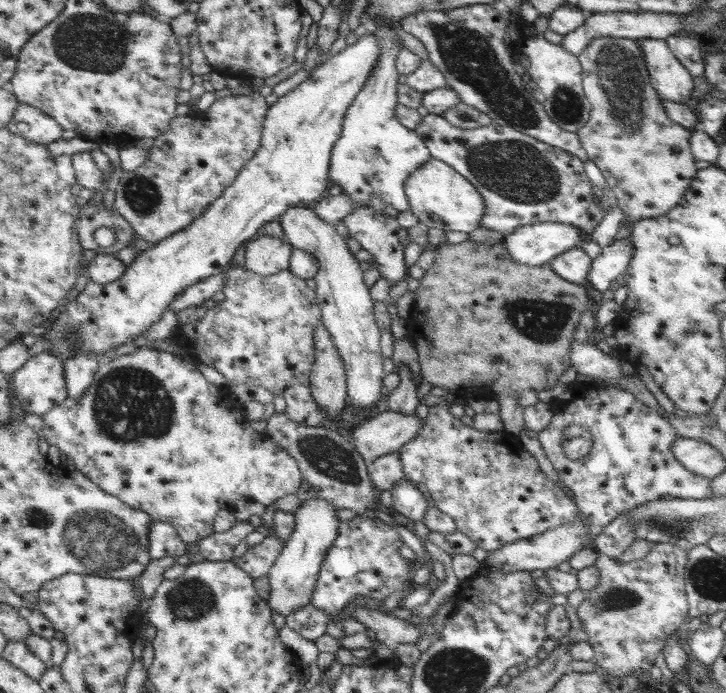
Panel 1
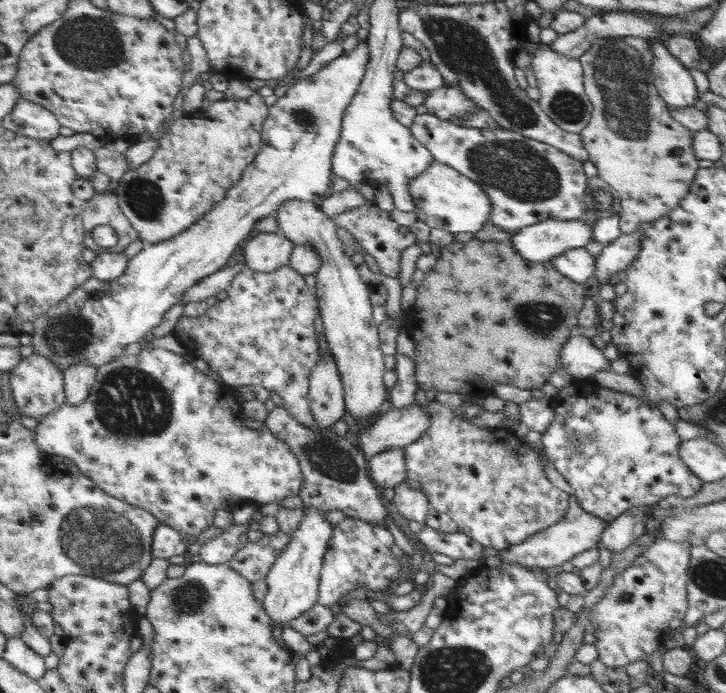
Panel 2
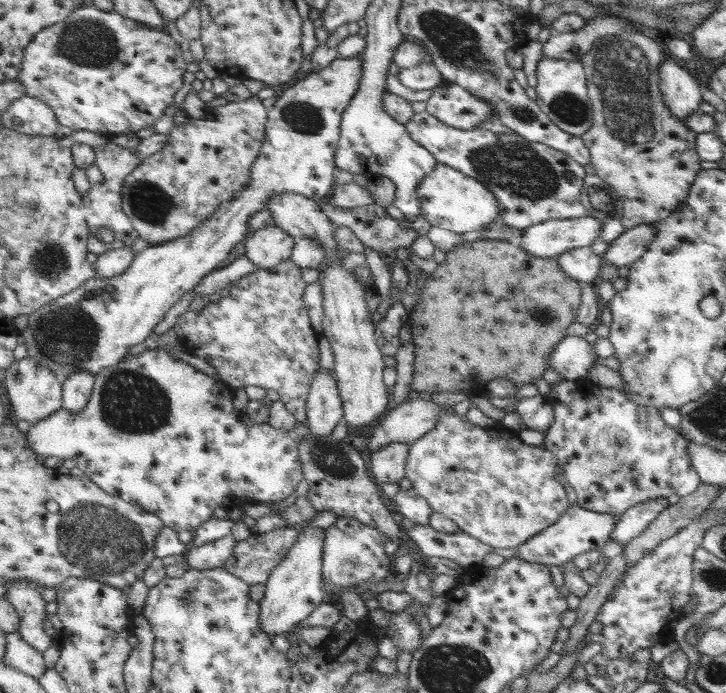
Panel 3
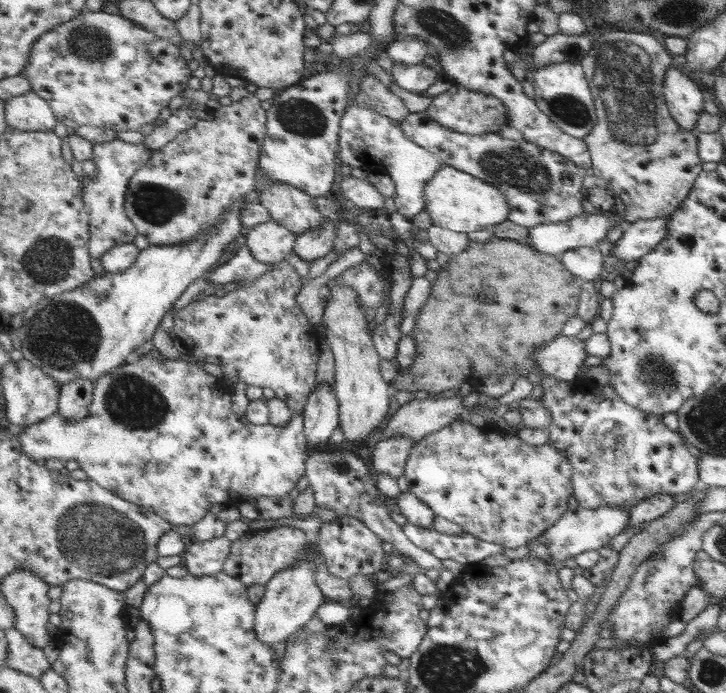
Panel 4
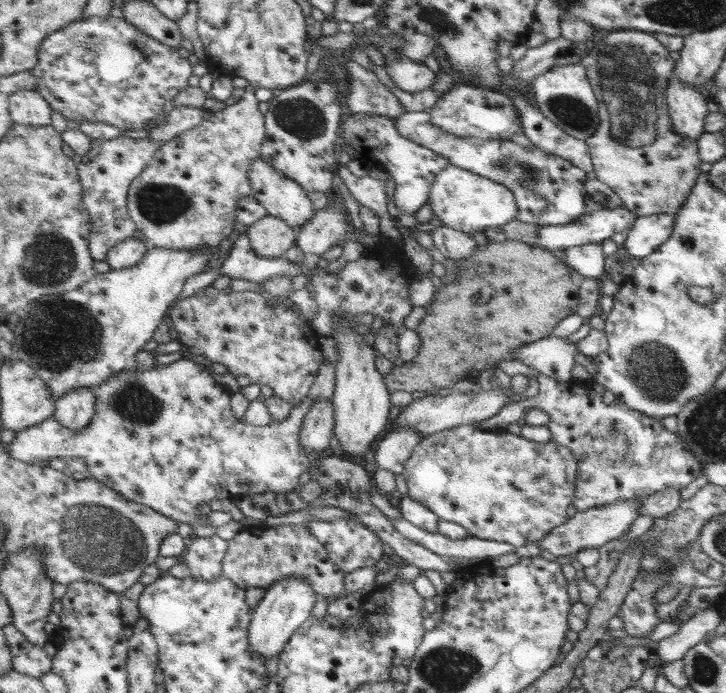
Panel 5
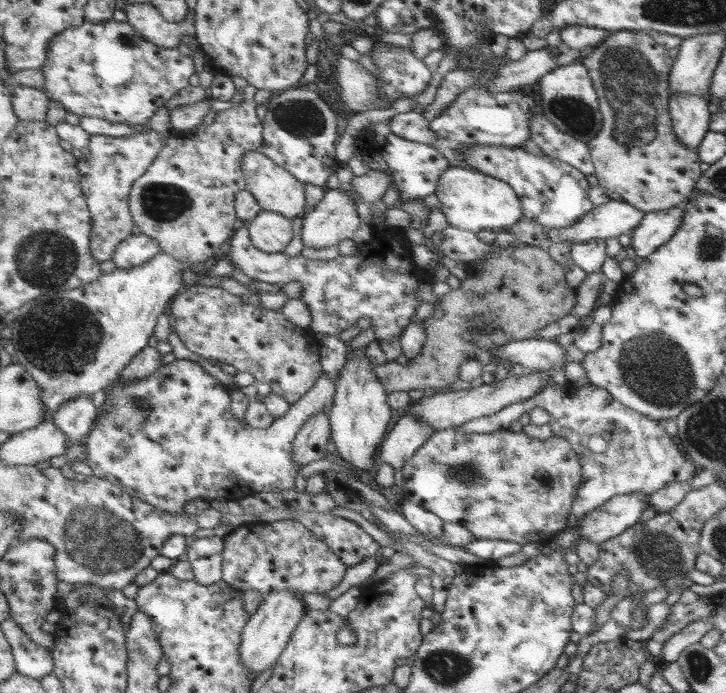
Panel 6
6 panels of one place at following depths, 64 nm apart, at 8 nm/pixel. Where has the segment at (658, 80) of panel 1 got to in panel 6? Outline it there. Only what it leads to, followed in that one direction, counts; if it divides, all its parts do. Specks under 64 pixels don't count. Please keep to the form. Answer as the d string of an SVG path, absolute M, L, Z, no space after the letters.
M671 96L669 114L671 114L671 134L689 150L697 152L703 136L709 132L709 112L707 98L697 96Z

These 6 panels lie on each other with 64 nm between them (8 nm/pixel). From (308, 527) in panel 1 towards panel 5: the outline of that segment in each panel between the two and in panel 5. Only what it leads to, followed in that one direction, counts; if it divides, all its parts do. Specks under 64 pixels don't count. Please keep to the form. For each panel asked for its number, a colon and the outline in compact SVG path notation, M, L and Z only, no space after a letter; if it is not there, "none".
2: M303 508L305 520L301 526L293 532L293 542L287 548L287 552L277 560L273 566L267 584L269 592L263 600L265 614L273 620L273 628L281 626L283 630L309 610L315 610L319 606L321 598L321 582L323 582L323 566L327 562L327 550L331 546L331 538L335 536L333 526L325 522L323 510L319 508Z
3: M301 530L301 542L291 550L291 554L273 570L269 582L267 582L267 594L265 600L259 604L259 618L261 628L265 634L273 636L287 636L295 628L299 628L315 610L319 610L321 604L327 602L327 592L323 584L323 546L325 546L327 532L325 530Z
4: M305 562L297 568L279 572L269 584L267 584L267 594L265 598L257 604L257 614L255 614L255 634L259 642L275 650L277 644L287 642L291 634L297 634L323 604L329 602L323 594L323 590L317 584L315 578L315 566L311 562Z
5: M283 580L281 584L273 586L271 590L267 590L265 598L261 600L261 604L255 610L255 616L251 620L251 628L249 628L249 636L251 636L251 654L257 660L271 660L271 658L279 658L283 654L283 650L289 646L291 638L297 634L297 630L301 630L305 626L305 622L311 620L311 610L315 606L315 590L311 586L307 586L303 580Z

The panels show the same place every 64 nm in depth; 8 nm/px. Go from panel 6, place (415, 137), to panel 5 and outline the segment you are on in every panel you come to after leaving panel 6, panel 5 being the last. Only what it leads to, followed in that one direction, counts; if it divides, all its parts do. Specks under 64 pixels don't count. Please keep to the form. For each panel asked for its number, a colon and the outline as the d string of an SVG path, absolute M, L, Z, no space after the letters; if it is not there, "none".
5: M403 112L397 120L397 130L403 138L417 142L447 158L451 166L459 166L493 182L507 186L517 202L517 220L539 226L565 226L585 214L585 172L571 162L549 156L537 148L523 148L513 142L489 142L479 138L453 138L437 130L427 112Z

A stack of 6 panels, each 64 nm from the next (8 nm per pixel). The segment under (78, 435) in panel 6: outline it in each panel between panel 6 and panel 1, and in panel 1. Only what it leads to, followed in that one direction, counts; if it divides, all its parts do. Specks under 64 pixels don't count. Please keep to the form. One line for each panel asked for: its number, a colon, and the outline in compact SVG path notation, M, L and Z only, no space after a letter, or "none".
1: M81 354L73 360L65 362L65 378L67 378L67 394L71 400L81 400L87 390L95 384L101 362L93 354Z
2: M89 364L73 366L65 370L65 390L67 390L67 404L81 406L89 400L93 386L97 384L97 370Z
3: M75 374L67 382L63 382L63 410L69 414L81 414L89 400L93 398L97 378L91 374Z
4: M77 382L67 384L59 396L59 416L65 420L79 424L87 416L91 416L91 406L95 400L95 384L93 382Z
5: M81 388L77 392L65 394L57 402L57 410L53 418L57 418L61 426L69 430L83 432L91 426L95 414L97 414L97 392Z

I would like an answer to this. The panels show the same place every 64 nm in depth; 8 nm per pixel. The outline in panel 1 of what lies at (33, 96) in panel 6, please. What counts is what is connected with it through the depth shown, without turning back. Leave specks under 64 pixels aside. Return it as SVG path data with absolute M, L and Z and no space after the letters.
M19 104L7 130L11 130L17 136L23 136L27 140L43 142L47 146L51 142L61 140L61 136L63 136L61 122L31 104Z

